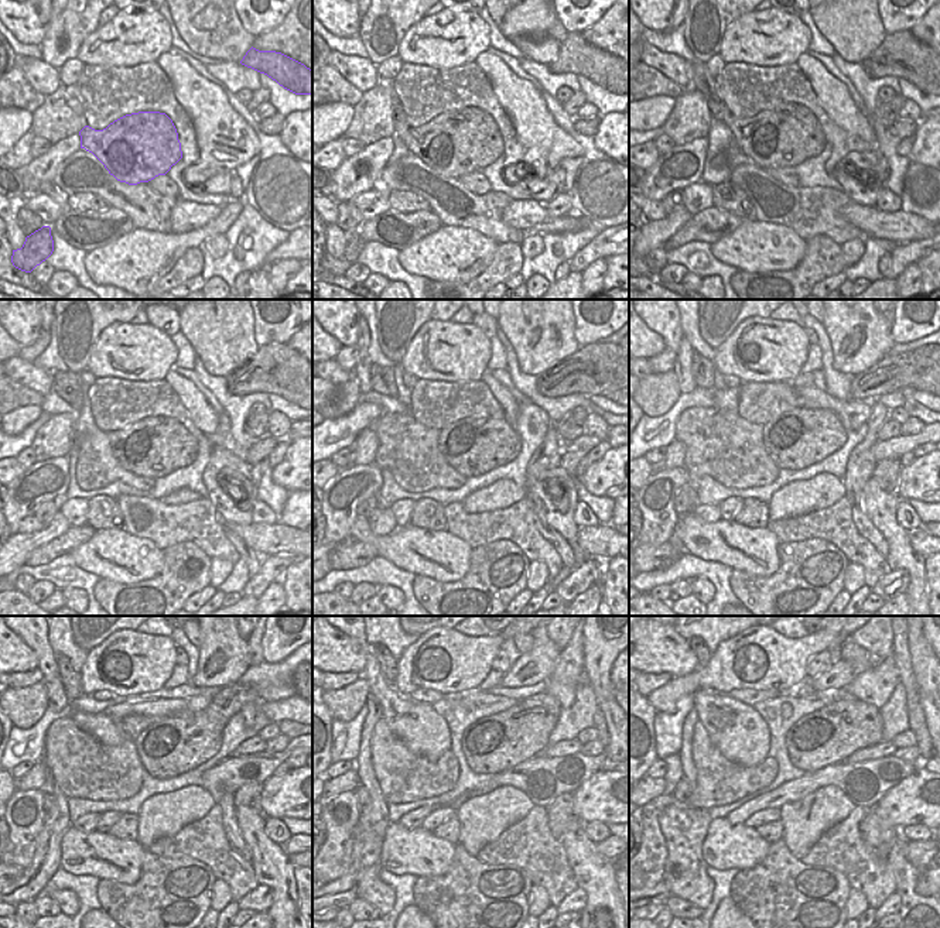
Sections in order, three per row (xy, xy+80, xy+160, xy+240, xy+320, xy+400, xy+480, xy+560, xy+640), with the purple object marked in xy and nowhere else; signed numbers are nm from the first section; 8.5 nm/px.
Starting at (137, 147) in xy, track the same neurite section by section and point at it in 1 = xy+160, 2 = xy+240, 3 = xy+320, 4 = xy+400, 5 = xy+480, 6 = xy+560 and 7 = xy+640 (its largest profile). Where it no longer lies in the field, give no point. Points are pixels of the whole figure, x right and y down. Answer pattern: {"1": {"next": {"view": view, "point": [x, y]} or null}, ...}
{"1": {"next": {"view": "xy+160", "point": [786, 136]}}, "2": {"next": {"view": "xy+240", "point": [156, 447]}}, "3": {"next": {"view": "xy+320", "point": [475, 445]}}, "4": {"next": {"view": "xy+400", "point": [802, 437]}}, "5": {"next": {"view": "xy+480", "point": [171, 746]}}, "6": {"next": {"view": "xy+560", "point": [496, 743]}}, "7": {"next": {"view": "xy+640", "point": [829, 736]}}}

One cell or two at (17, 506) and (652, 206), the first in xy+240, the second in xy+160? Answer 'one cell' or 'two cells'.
two cells

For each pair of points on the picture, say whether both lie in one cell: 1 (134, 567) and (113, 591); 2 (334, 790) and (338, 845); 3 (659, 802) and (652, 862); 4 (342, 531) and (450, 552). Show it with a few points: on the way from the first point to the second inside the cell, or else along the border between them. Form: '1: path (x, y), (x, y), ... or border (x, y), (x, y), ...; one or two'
1: border (101, 576), (118, 582), (142, 582), (151, 578); two
2: border (354, 790), (339, 793), (327, 802); two
3: path (652, 817), (652, 848); one
4: border (358, 516), (351, 527), (349, 537); two

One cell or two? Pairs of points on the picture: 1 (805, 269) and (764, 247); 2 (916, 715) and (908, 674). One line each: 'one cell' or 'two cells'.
1: two cells
2: one cell

